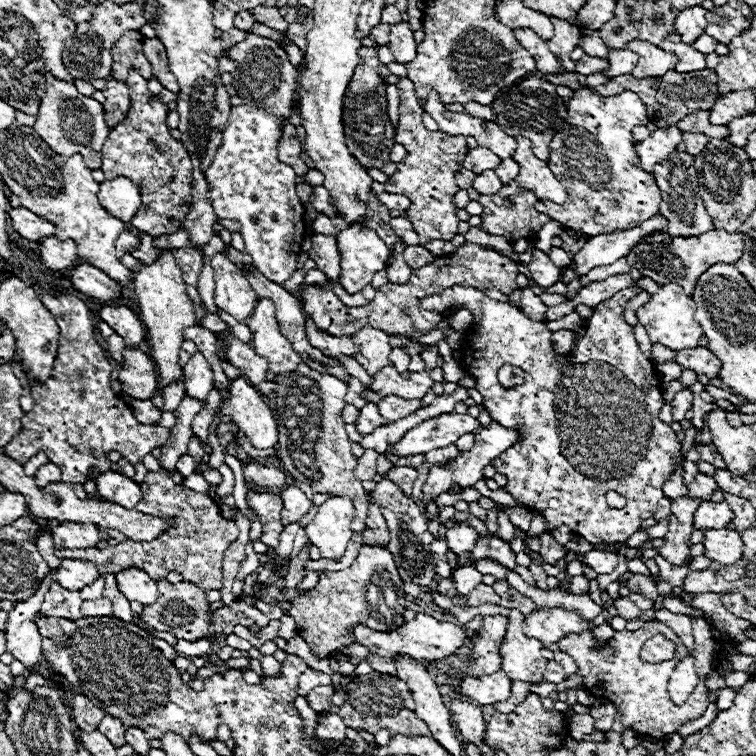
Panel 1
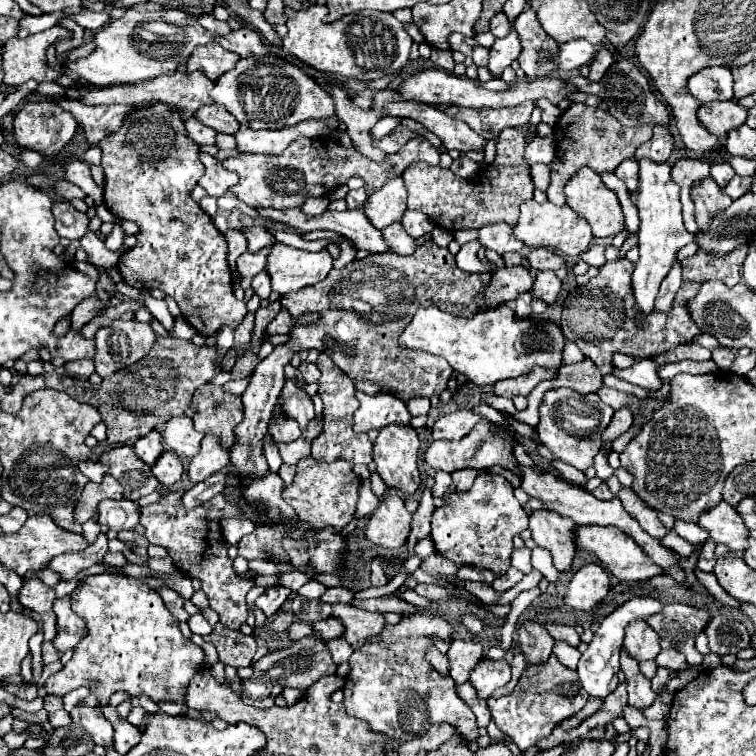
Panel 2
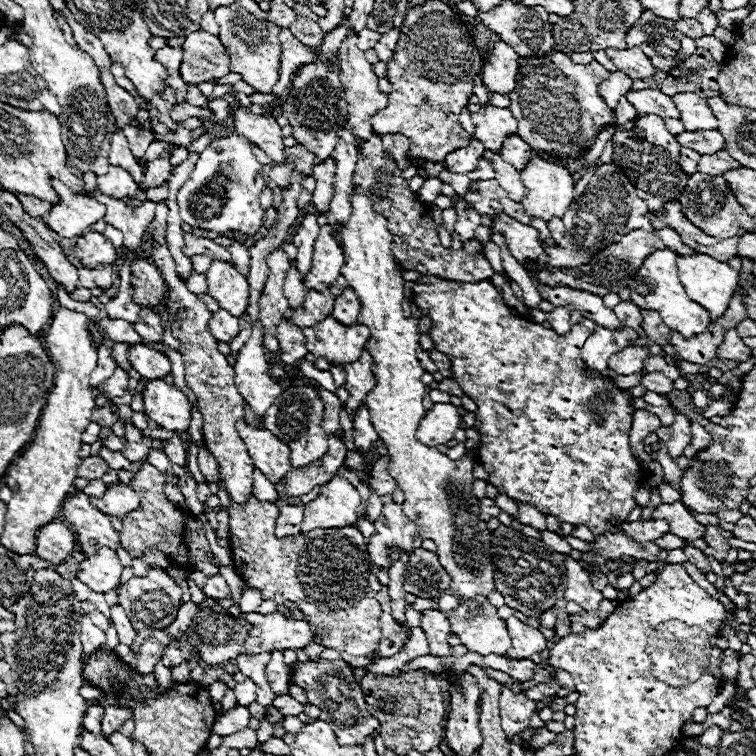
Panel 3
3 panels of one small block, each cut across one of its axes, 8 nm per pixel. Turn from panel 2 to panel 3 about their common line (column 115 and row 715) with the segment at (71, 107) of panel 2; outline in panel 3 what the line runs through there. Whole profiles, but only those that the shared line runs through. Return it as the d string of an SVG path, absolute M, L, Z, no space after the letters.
M108 706L106 708L106 714L102 718L102 732L104 736L108 738L114 730L120 728L122 722L126 722L130 718L130 708L124 708L124 706Z

